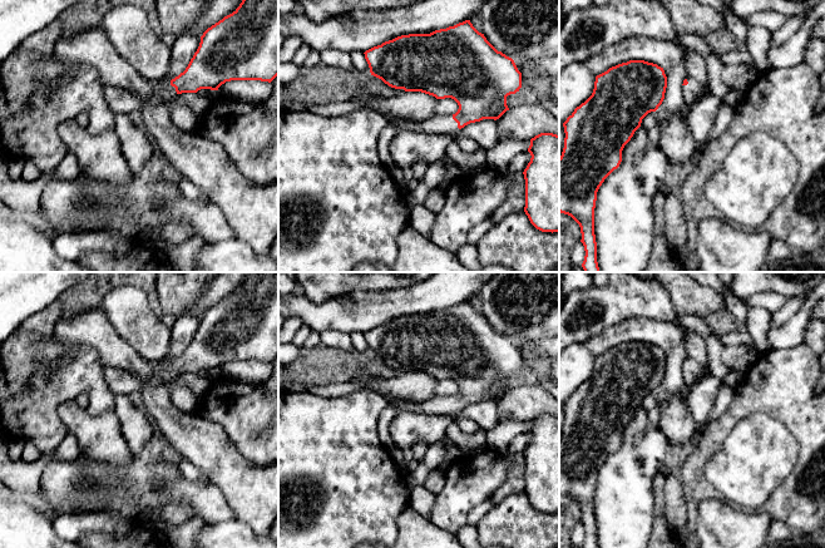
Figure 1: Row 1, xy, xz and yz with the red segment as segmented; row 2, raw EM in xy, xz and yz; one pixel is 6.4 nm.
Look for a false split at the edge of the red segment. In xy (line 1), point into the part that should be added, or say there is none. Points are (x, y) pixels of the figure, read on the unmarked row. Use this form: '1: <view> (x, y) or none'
1: xy (162, 371)

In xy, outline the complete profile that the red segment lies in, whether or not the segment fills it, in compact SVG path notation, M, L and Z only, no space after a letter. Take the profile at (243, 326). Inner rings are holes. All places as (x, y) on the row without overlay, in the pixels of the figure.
M247 272L239 287L208 308L183 354L171 362L153 362L155 385L168 385L176 375L218 371L231 361L271 364L278 356L278 272Z

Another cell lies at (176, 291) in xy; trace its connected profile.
M157 272L155 290L163 315L187 315L203 286L219 272Z

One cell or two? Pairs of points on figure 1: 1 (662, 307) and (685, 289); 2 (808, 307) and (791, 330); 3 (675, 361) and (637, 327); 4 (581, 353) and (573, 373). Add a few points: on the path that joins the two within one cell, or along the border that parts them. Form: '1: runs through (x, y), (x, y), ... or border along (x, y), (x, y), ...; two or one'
1: border along (661, 285), (668, 294), (677, 315); two
2: runs through (804, 312), (795, 325); one
3: runs through (672, 350), (653, 331), (648, 330); one
4: runs through (577, 358), (573, 368); one

